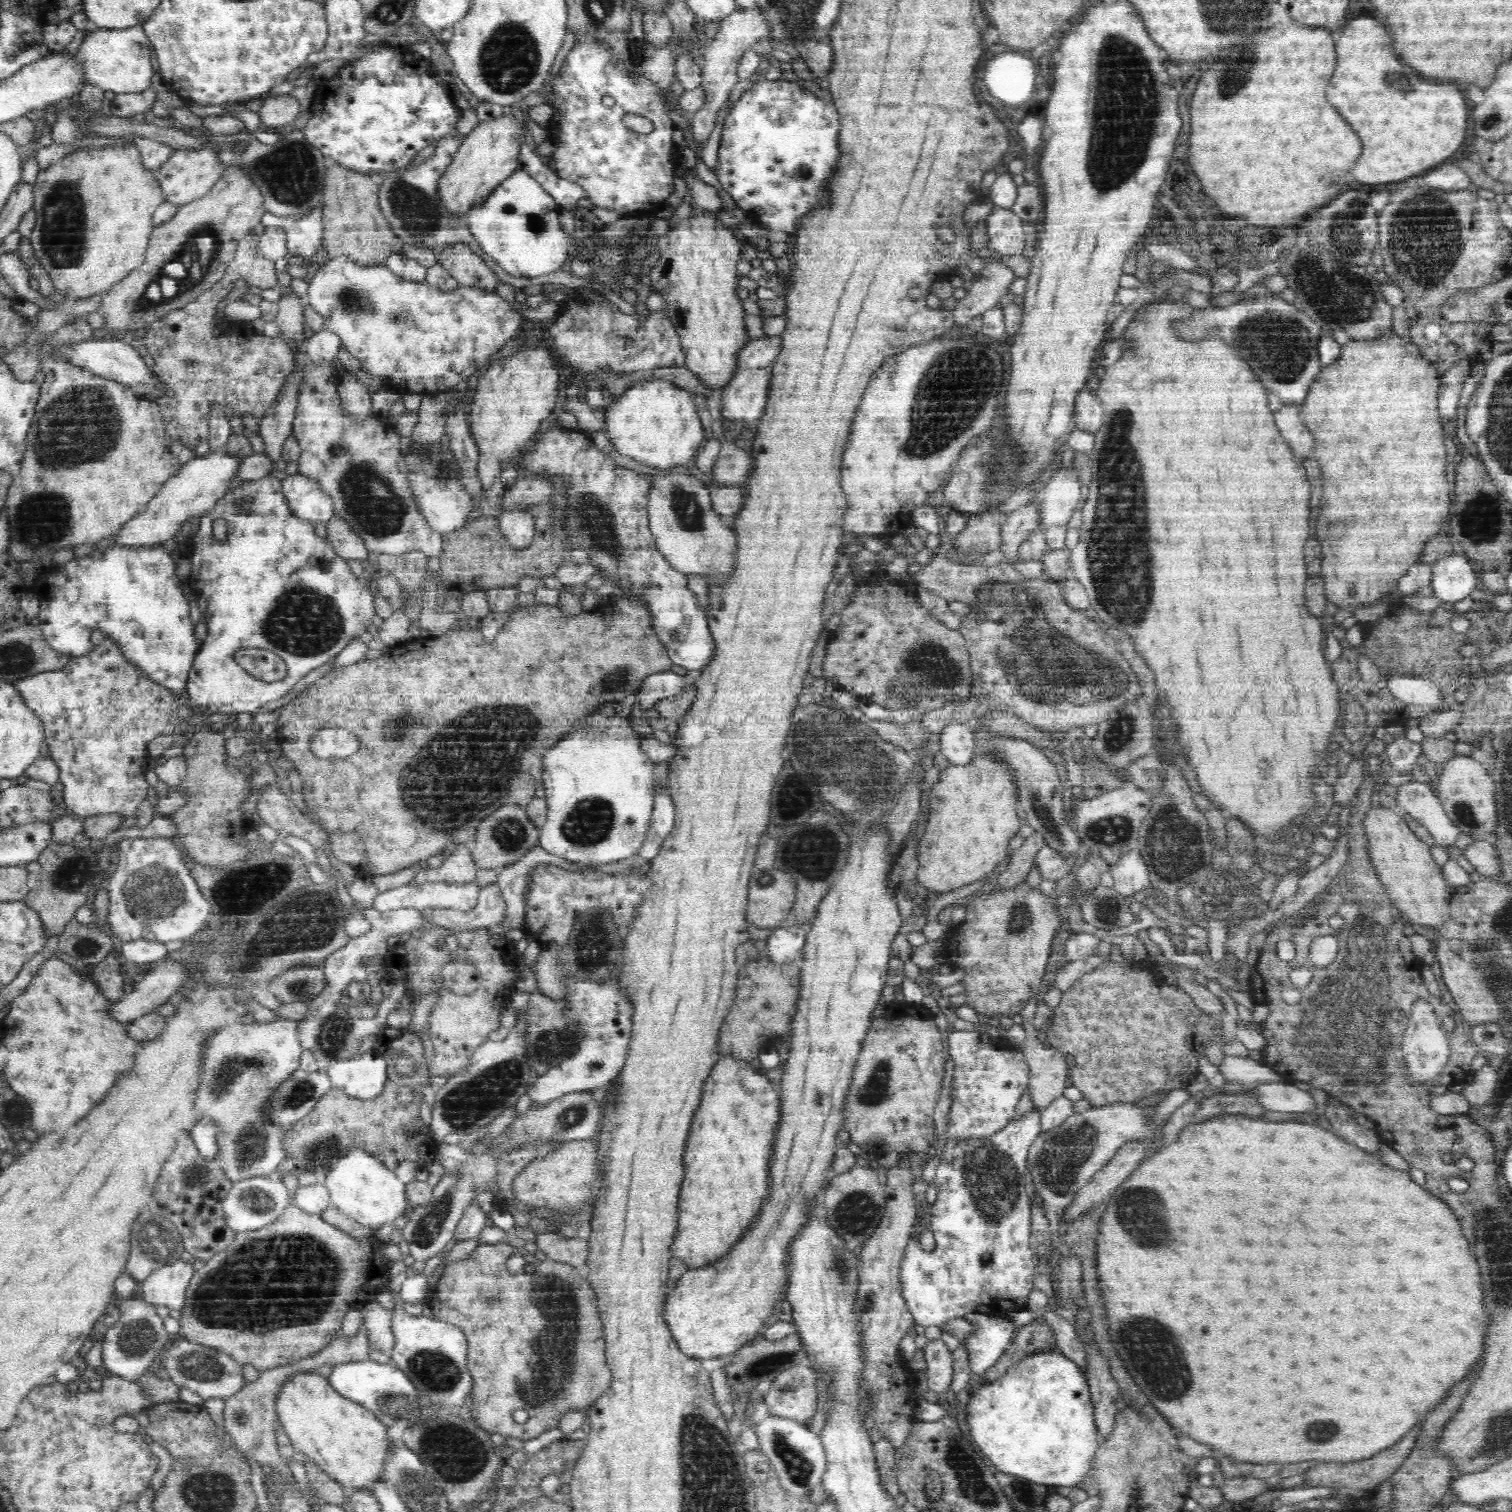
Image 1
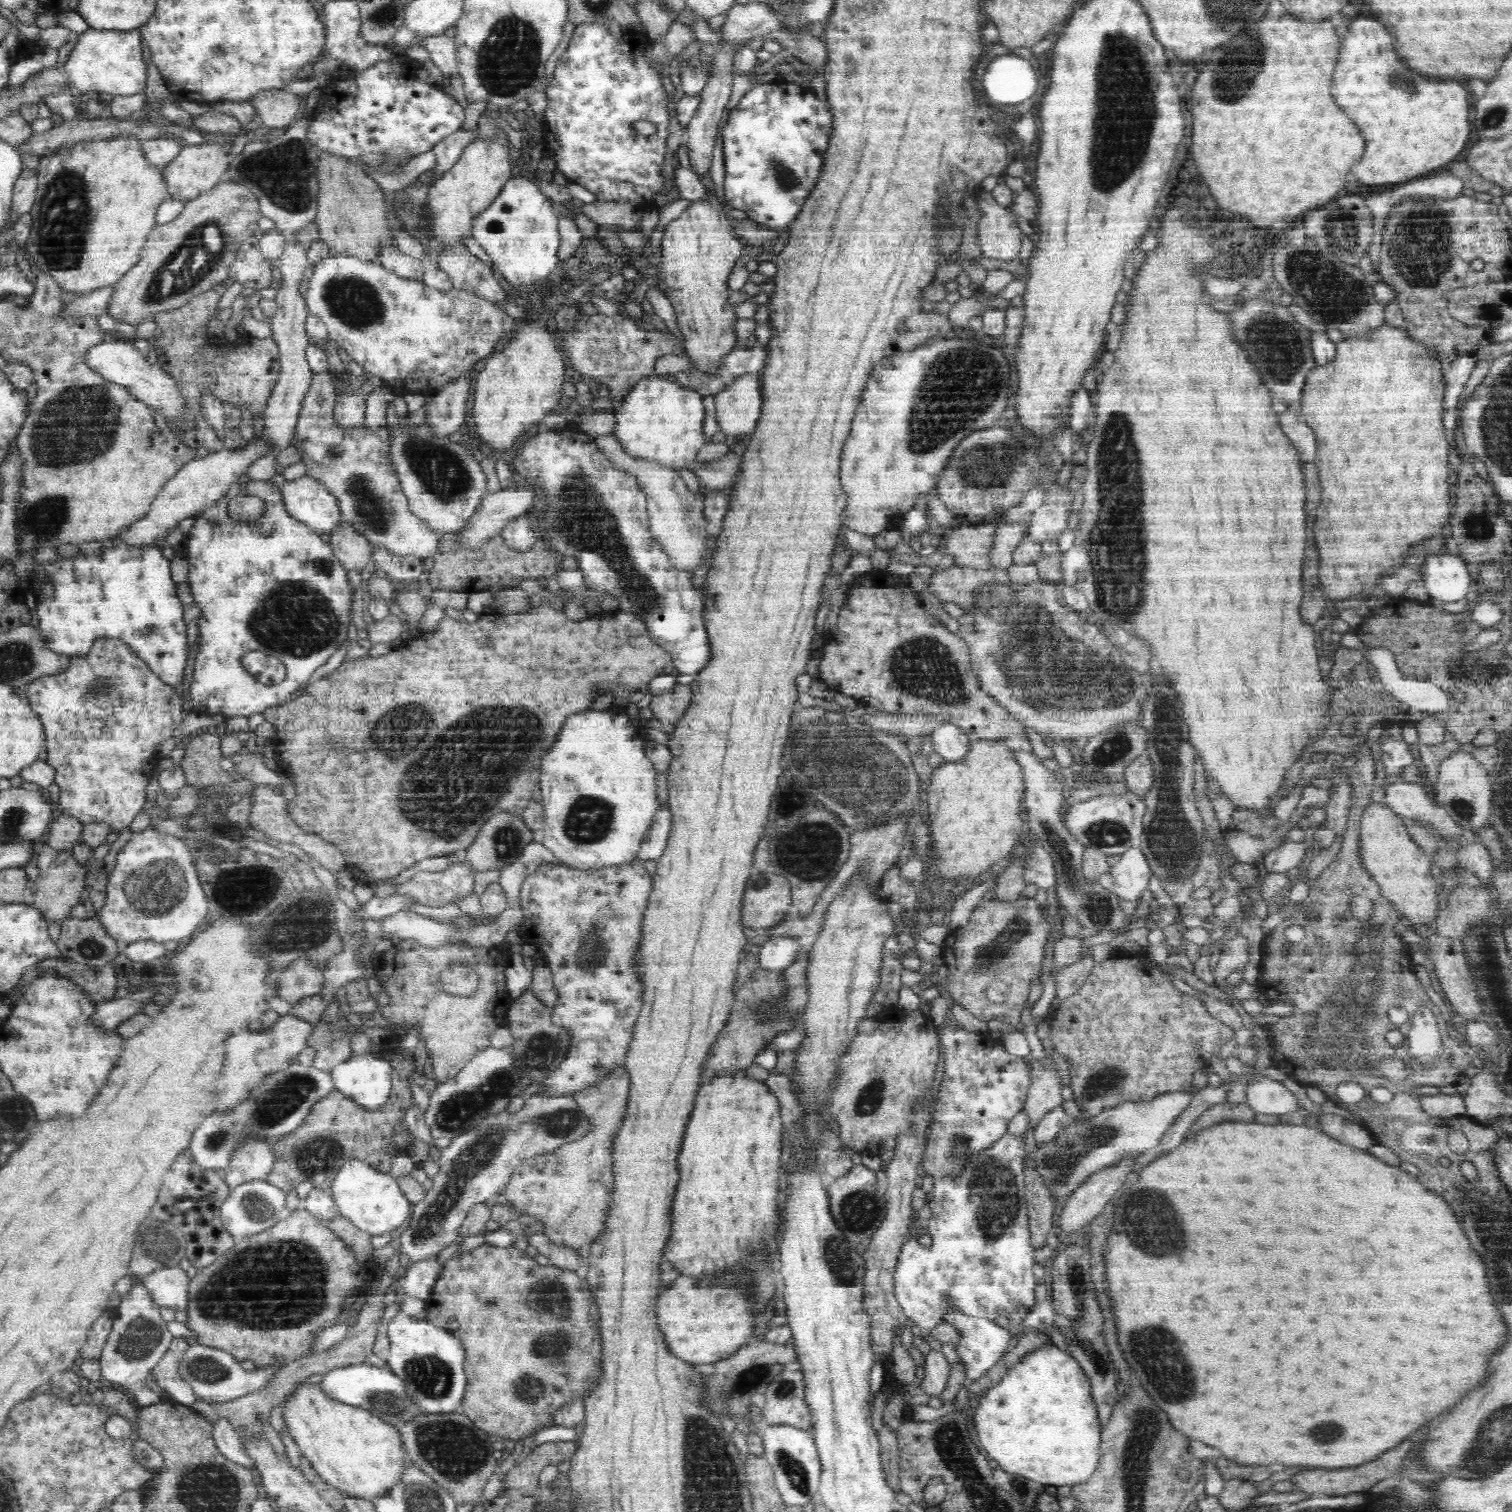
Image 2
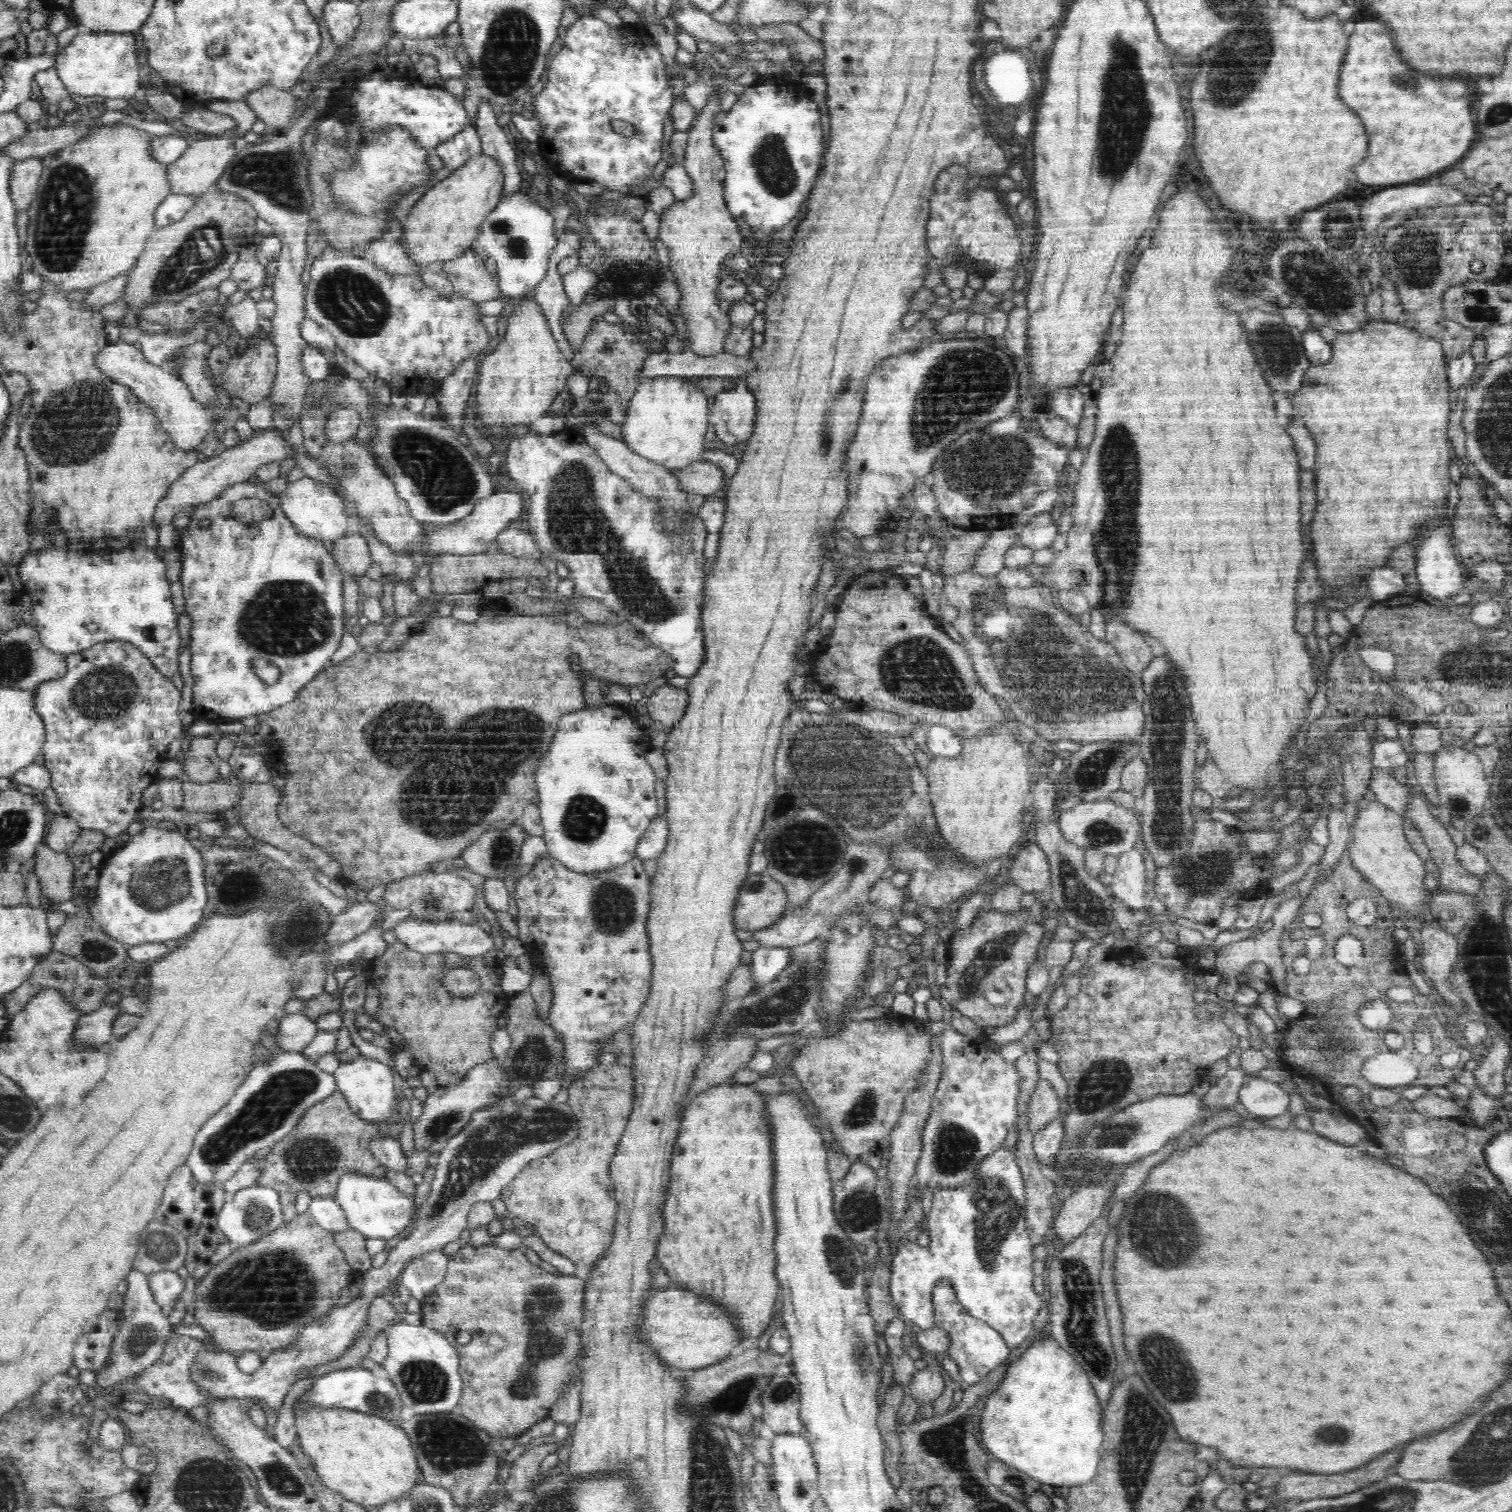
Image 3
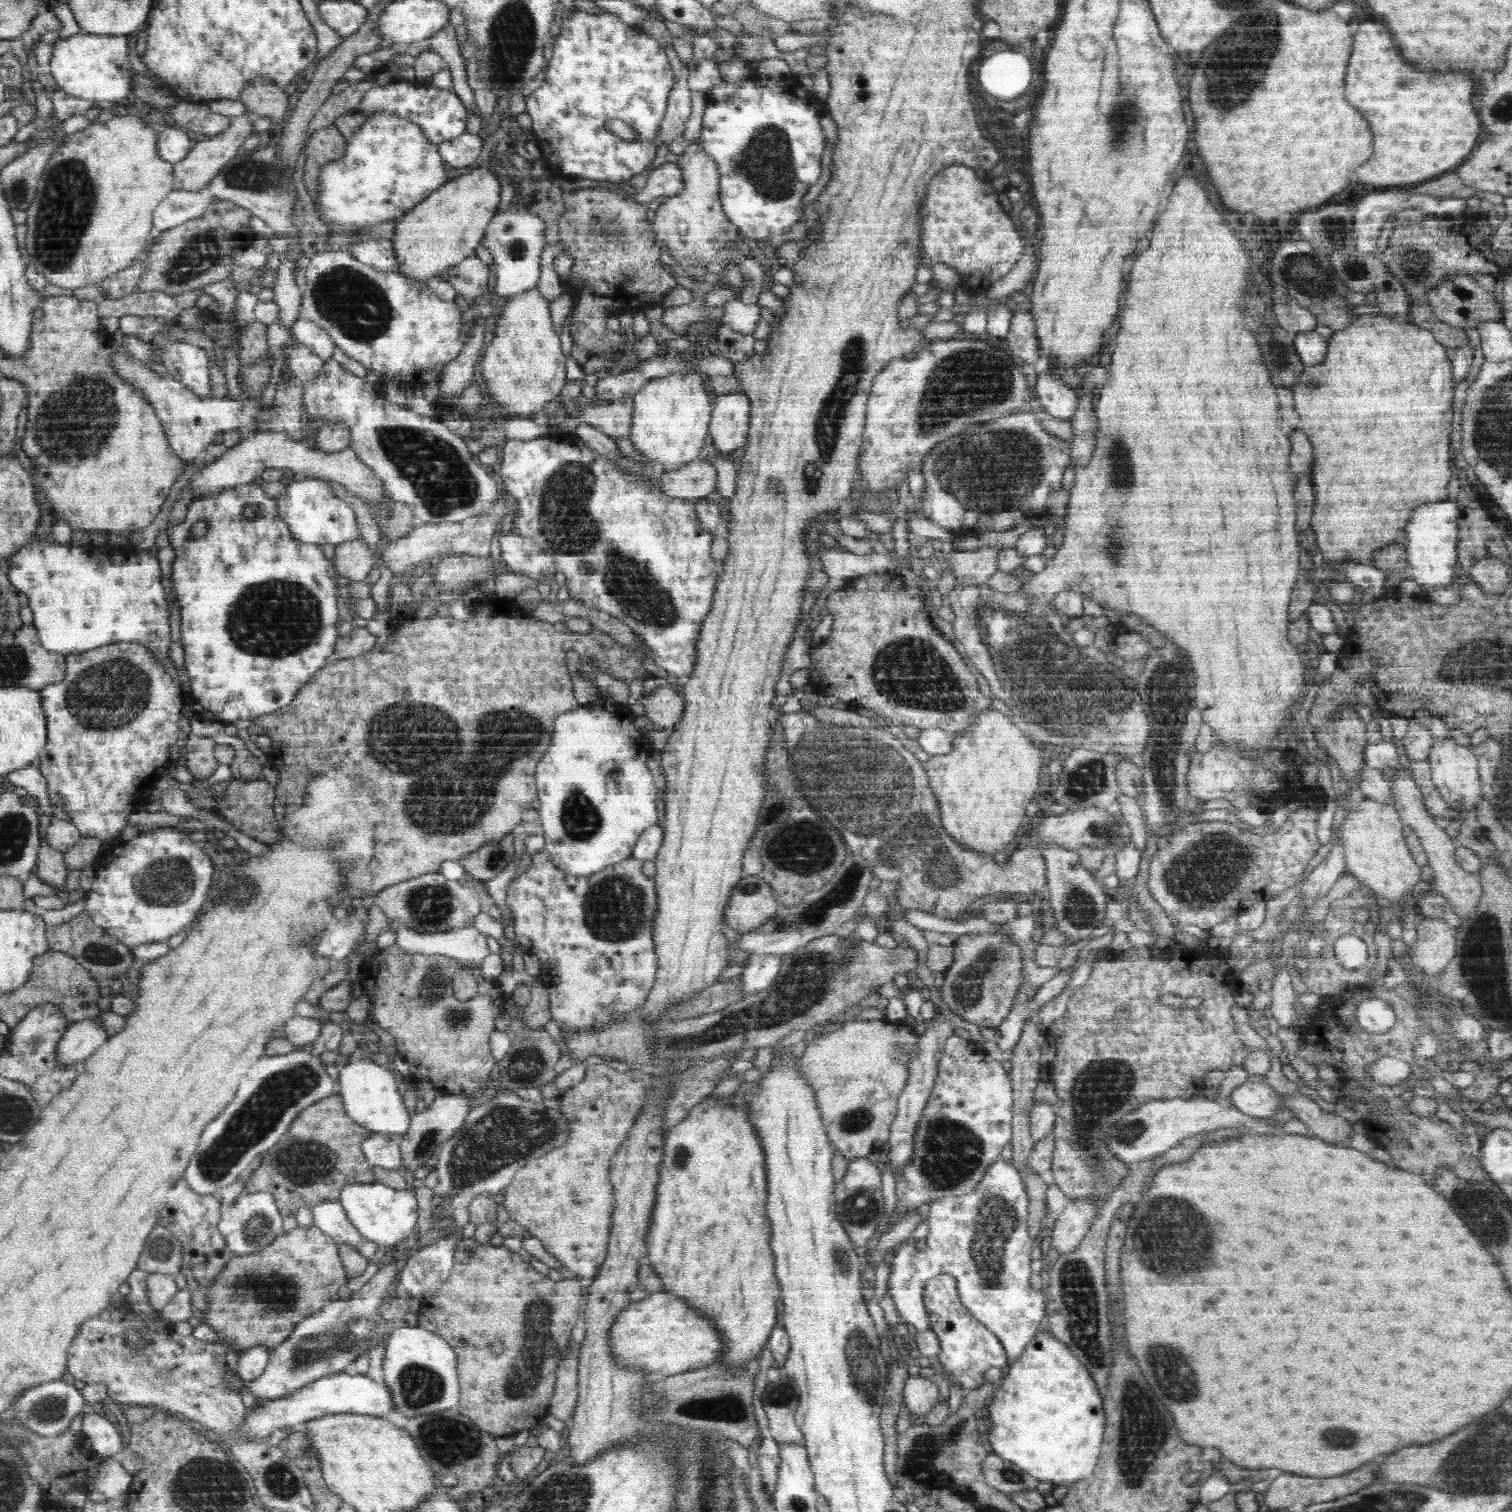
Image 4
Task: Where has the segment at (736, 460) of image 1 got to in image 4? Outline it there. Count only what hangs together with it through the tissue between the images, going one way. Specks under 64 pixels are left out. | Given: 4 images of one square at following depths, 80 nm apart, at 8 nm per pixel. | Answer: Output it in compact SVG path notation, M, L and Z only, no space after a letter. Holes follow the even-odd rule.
M697 458L683 467L662 470L659 490L672 498L702 499L716 488L716 469L710 459Z

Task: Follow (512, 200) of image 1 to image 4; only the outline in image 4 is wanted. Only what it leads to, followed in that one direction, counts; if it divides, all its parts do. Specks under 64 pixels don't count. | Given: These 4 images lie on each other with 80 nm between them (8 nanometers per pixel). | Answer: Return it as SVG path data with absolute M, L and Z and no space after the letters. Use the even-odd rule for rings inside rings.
M518 206L510 208L506 214L494 214L494 220L490 220L482 244L498 264L495 292L501 299L530 291L537 286L541 273L540 255L548 246L546 228L546 220L543 220L543 217L536 216L528 208L520 210Z

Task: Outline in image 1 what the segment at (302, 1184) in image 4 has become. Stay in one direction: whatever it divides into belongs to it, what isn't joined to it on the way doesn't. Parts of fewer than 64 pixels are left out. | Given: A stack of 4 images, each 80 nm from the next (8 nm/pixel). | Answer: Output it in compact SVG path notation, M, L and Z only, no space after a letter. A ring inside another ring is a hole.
M387 1027L378 1033L373 1045L374 1054L390 1060L397 1060L401 1057L399 1055L406 1055L408 1059L417 1062L416 1070L408 1075L392 1074L388 1081L385 1081L385 1087L380 1092L380 1096L376 1096L374 1100L358 1100L336 1087L330 1089L330 1092L324 1094L318 1104L302 1120L292 1125L287 1131L285 1139L287 1156L280 1164L281 1167L277 1170L276 1176L281 1178L283 1173L292 1174L298 1178L304 1172L314 1172L323 1183L332 1160L351 1148L364 1148L370 1151L392 1170L403 1160L414 1161L419 1167L434 1162L437 1158L438 1142L432 1141L430 1134L425 1135L414 1126L419 1116L420 1104L404 1104L395 1100L395 1092L403 1087L413 1088L415 1094L422 1094L422 1082L431 1078L423 1058L425 1049L422 1048L422 1044L421 1038L404 1028L396 1030L396 1028Z

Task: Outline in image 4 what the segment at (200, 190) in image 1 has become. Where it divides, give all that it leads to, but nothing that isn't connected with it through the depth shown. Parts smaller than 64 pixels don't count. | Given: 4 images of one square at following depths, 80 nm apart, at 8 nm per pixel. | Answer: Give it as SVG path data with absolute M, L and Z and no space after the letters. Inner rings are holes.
M253 114L240 115L233 117L230 126L220 134L208 137L207 140L198 141L189 149L188 156L181 162L174 163L173 169L173 189L196 192L205 188L205 186L232 160L238 155L238 150L242 144L248 140L248 137L256 135L254 129Z

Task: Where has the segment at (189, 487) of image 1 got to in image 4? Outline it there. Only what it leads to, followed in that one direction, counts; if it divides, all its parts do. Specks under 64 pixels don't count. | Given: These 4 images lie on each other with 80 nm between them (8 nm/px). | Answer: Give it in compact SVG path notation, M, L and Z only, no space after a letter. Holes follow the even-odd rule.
M256 431L248 438L229 448L224 456L220 456L206 466L202 472L196 472L190 478L190 484L194 488L194 496L207 495L214 491L222 491L238 484L257 482L264 470L268 468L280 468L290 470L290 474L304 474L306 478L319 481L331 480L347 490L362 502L380 501L384 493L383 482L376 478L374 471L362 464L352 450L347 447L340 452L324 453L322 450L310 448L306 442L292 440L285 431Z

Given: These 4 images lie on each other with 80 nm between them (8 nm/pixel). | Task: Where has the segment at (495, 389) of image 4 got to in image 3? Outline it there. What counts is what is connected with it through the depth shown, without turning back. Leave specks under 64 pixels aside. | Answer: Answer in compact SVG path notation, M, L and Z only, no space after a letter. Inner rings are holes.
M523 298L523 301L516 306L516 310L512 312L512 316L506 319L508 324L503 325L501 341L496 346L496 350L485 356L480 363L475 386L478 387L478 404L482 404L478 406L480 420L484 420L490 426L490 432L496 438L502 438L504 434L508 434L510 426L528 425L546 414L548 406L551 406L554 398L564 390L566 381L573 372L573 366L562 354L550 330L548 320L535 298Z

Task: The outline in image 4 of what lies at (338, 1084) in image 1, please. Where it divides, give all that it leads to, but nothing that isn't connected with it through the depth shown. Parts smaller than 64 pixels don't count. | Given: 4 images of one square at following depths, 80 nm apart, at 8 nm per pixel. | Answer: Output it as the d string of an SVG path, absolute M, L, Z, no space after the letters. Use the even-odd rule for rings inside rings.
M359 1055L353 1056L339 1072L338 1084L342 1092L338 1094L343 1098L347 1115L374 1135L402 1138L409 1130L411 1116L402 1102L402 1095L398 1093L393 1073Z

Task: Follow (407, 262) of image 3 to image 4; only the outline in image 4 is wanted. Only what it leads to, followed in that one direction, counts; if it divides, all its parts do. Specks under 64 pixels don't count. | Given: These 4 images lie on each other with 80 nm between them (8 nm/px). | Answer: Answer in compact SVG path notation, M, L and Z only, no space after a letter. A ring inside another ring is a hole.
M386 238L370 239L350 244L347 248L351 255L360 262L368 264L380 271L396 271L397 262L392 241Z

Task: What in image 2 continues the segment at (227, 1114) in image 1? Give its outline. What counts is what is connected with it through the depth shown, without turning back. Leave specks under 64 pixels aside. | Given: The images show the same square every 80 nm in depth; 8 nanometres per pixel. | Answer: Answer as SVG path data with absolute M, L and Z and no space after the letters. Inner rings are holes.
M282 1016L279 1020L272 1026L272 1030L268 1032L238 1032L234 1034L232 1038L226 1040L226 1064L224 1064L224 1072L222 1072L222 1080L220 1080L220 1086L222 1086L222 1092L220 1092L220 1098L218 1098L218 1112L224 1112L228 1108L235 1107L240 1104L248 1095L251 1093L250 1088L254 1088L258 1082L264 1080L264 1076L270 1072L278 1072L278 1070L284 1070L290 1066L292 1060L296 1060L298 1056L303 1052L303 1050L308 1047L309 1037L314 1033L313 1025L302 1018L297 1018L296 1016ZM251 1139L232 1154L230 1166L224 1172L224 1180L229 1190L250 1182L262 1180L270 1174L276 1162L274 1142Z

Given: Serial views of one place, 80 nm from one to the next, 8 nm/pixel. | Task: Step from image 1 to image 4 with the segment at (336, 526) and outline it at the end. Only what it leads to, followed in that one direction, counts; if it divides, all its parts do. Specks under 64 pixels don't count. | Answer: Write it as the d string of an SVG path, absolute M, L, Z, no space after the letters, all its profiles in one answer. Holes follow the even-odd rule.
M364 541L344 542L336 547L333 565L345 582L364 581L374 566L374 553Z

